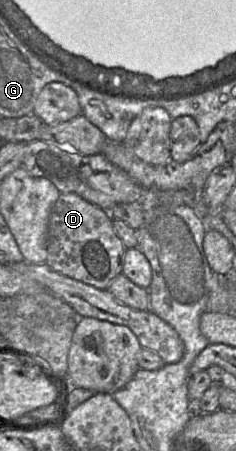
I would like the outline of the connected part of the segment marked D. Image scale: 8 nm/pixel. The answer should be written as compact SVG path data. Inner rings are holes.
M60 193L51 208L47 229L47 259L45 263L51 269L95 288L107 289L111 280L122 271L125 250L125 246L115 233L108 211L84 200L76 193Z

